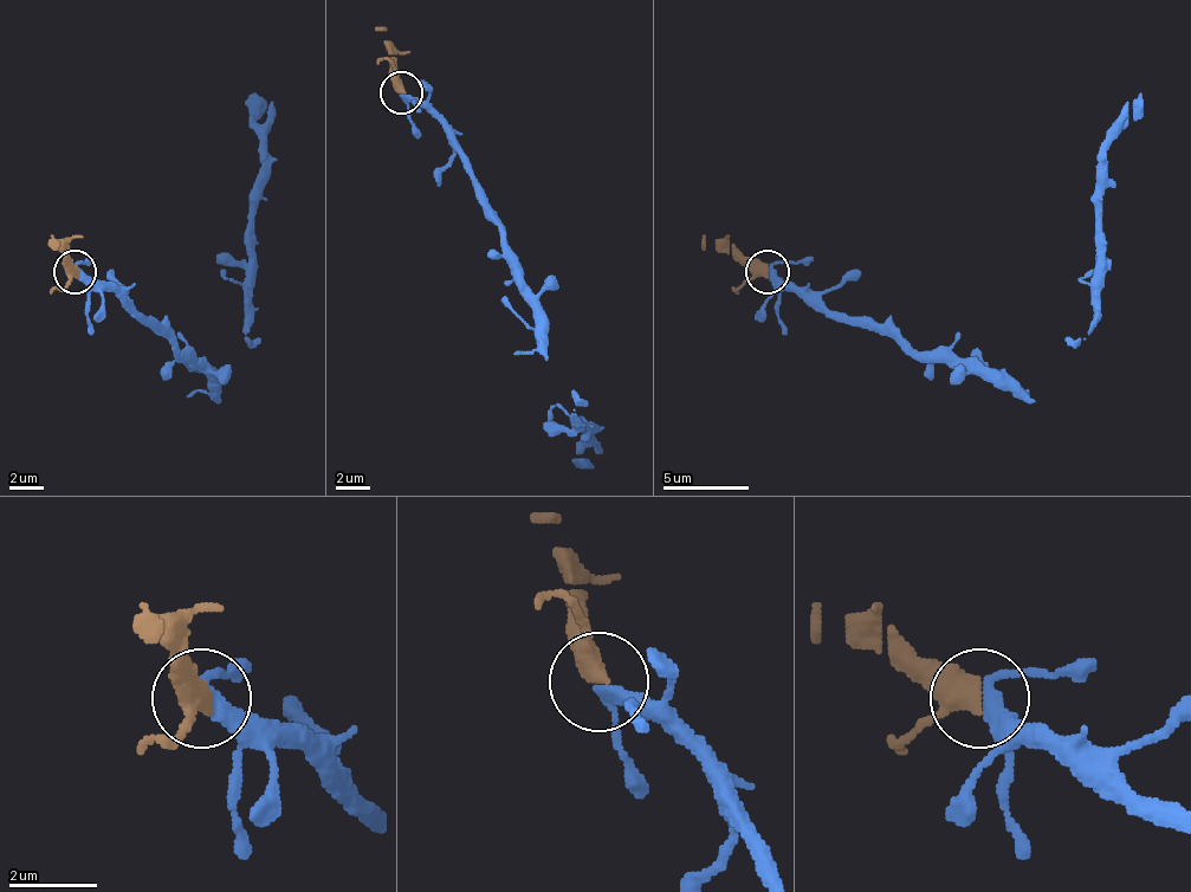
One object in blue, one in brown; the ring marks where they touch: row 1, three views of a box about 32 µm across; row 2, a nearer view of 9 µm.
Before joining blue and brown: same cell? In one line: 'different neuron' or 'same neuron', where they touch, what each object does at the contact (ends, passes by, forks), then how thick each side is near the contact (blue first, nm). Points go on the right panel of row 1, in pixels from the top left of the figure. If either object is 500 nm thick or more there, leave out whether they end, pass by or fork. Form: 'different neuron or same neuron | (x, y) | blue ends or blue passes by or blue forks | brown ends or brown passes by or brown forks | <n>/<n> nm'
same neuron | (768, 272) | blue passes by | brown passes by | 280/400 nm

